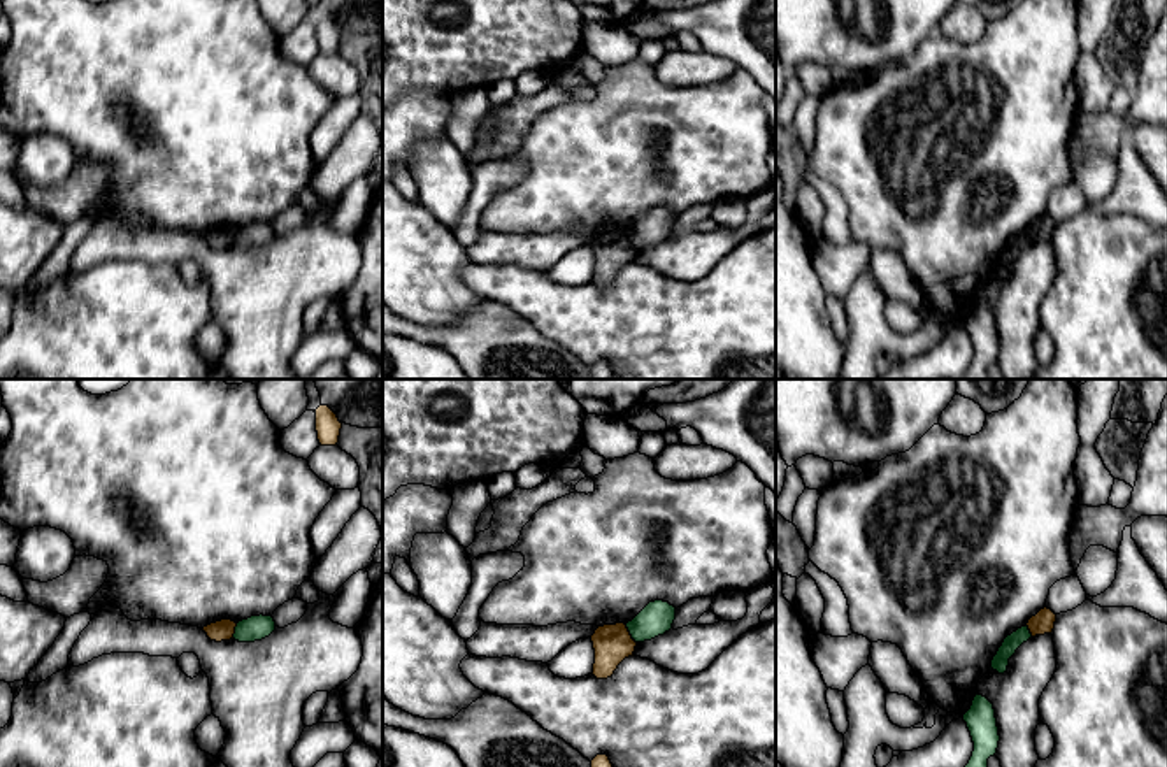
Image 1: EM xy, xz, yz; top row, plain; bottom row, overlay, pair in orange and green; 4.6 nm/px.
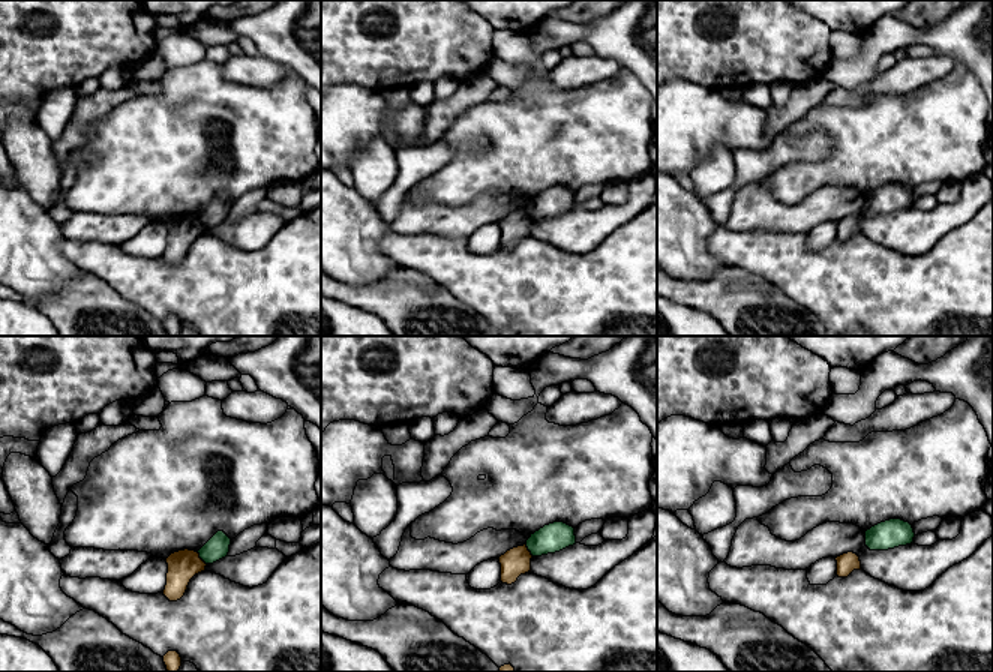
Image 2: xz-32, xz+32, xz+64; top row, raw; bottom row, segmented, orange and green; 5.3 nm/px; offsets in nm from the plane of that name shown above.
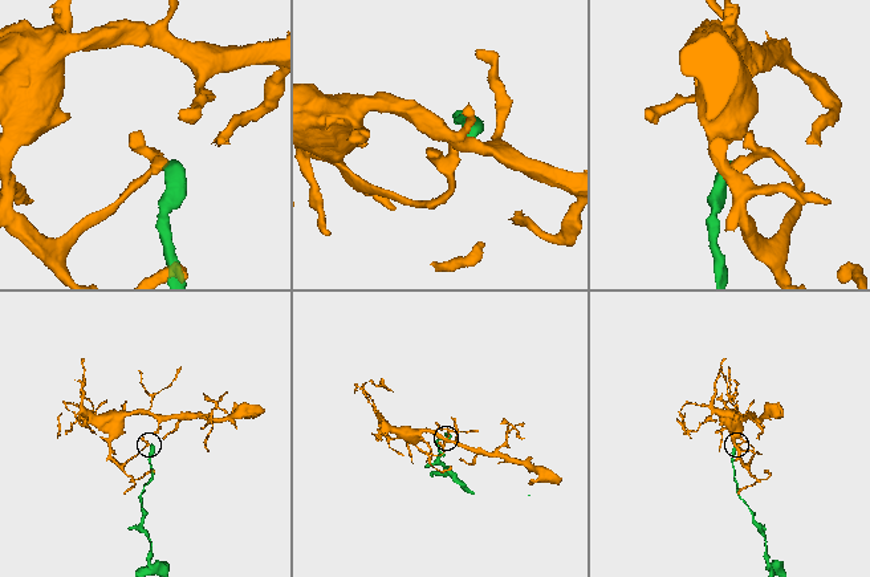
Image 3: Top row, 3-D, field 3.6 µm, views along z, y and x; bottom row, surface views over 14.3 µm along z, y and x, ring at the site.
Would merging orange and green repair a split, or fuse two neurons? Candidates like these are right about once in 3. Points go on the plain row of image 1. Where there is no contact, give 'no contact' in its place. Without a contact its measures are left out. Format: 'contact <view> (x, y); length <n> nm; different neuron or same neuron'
contact xz (629, 241); length 100 nm; different neuron

